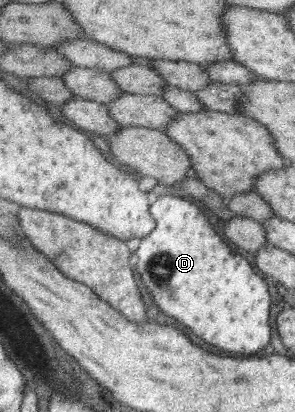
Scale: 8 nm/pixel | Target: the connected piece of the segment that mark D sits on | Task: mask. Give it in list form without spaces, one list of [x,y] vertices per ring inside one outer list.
[[[175,195],[159,196],[150,206],[156,220],[156,229],[147,239],[141,239],[141,247],[135,252],[139,261],[134,263],[143,283],[153,293],[155,303],[171,317],[189,327],[189,331],[203,341],[231,351],[231,353],[257,353],[269,345],[273,329],[271,329],[271,295],[267,281],[257,273],[257,269],[243,257],[238,255],[233,245],[215,231],[213,223],[205,215],[203,209],[191,203],[187,198]]]

